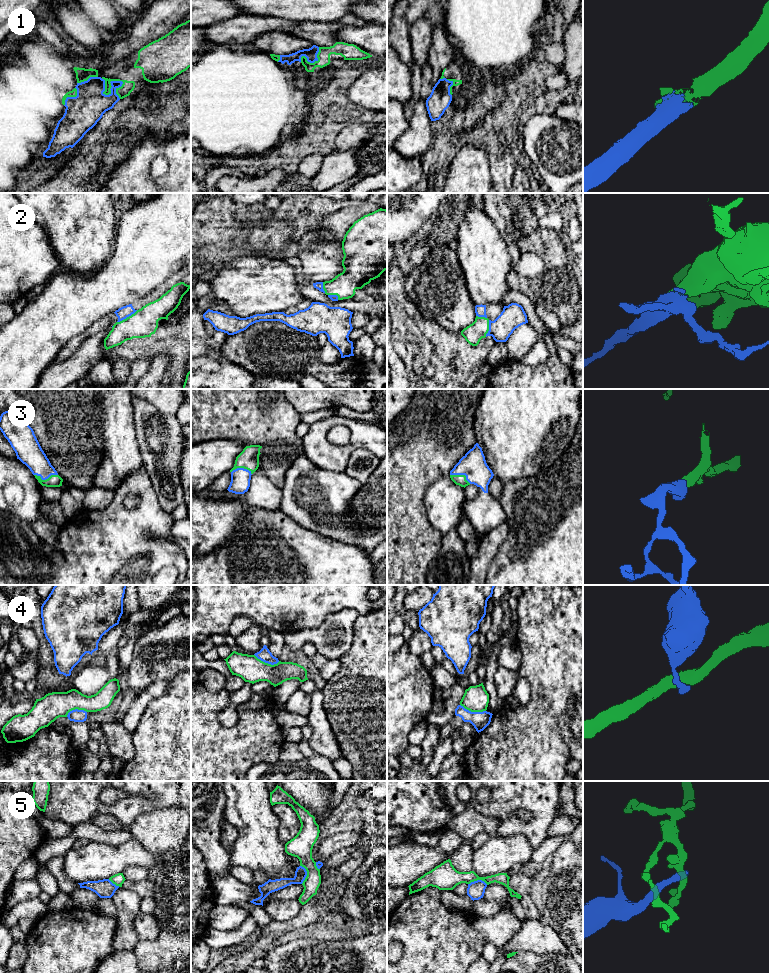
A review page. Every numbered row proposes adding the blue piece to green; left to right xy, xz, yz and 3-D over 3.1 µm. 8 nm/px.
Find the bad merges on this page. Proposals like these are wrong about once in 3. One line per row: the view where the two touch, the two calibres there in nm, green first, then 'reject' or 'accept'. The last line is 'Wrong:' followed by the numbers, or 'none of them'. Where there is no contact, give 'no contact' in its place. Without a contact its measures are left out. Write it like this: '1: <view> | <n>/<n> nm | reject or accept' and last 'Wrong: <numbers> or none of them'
1: xy | 100/260 nm | accept
2: xy | 220/100 nm | accept
3: xy | 100/200 nm | accept
4: yz | 200/140 nm | reject
5: xz | 180/100 nm | reject
Wrong: 4, 5

